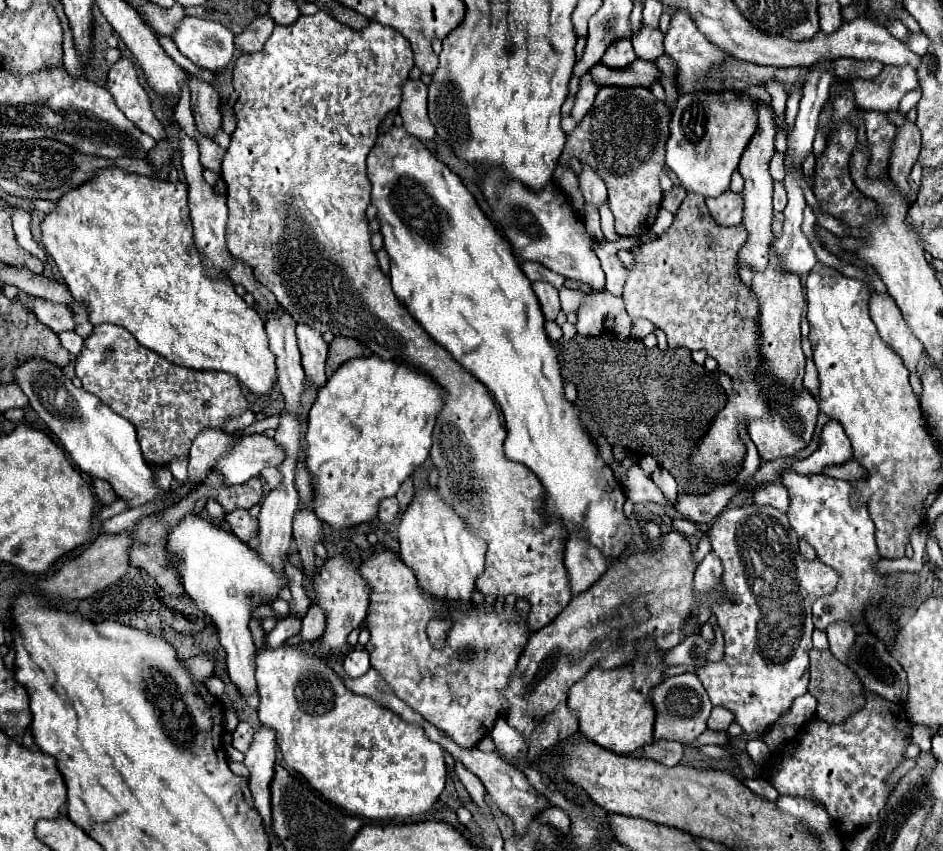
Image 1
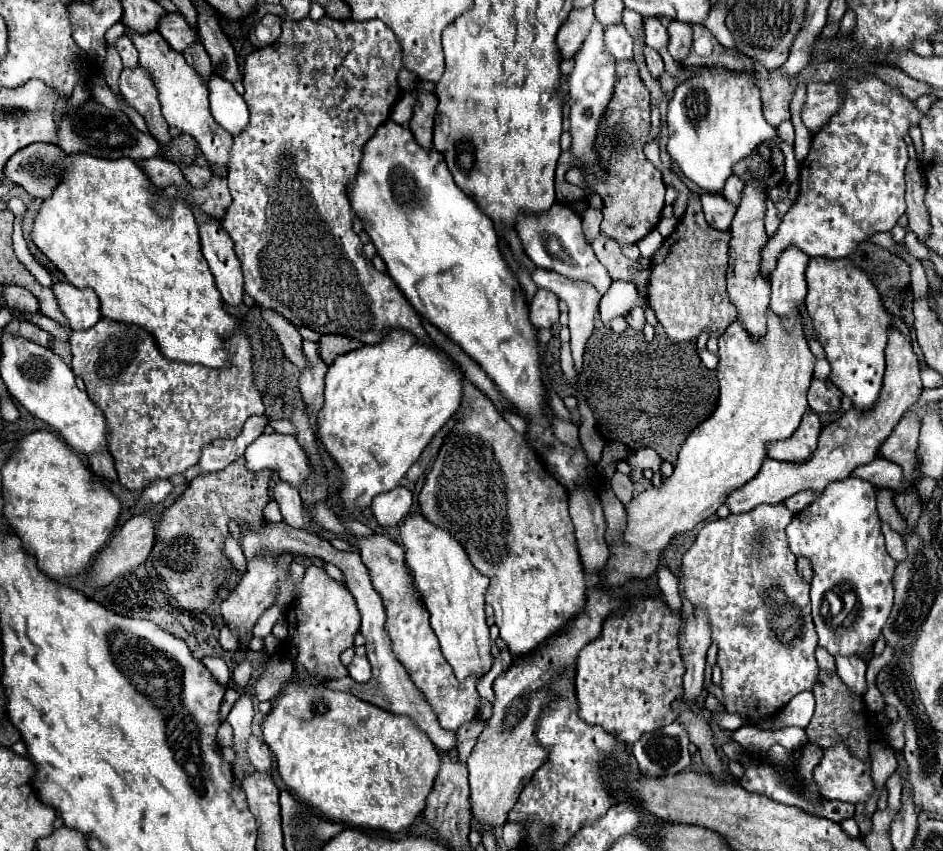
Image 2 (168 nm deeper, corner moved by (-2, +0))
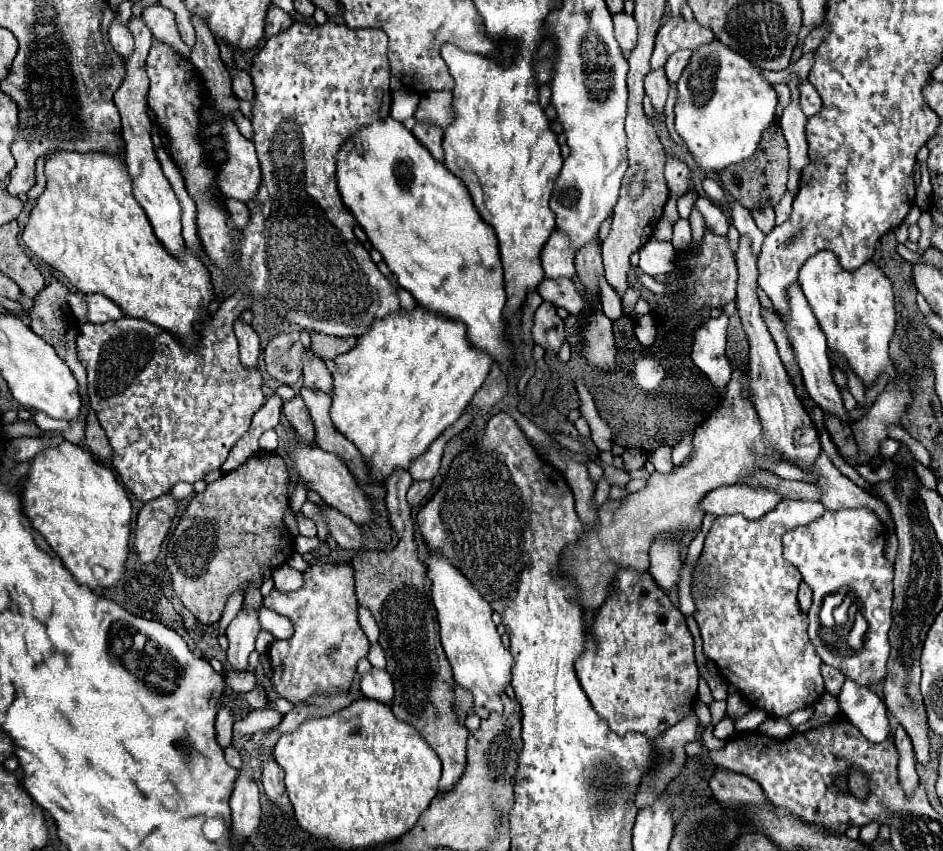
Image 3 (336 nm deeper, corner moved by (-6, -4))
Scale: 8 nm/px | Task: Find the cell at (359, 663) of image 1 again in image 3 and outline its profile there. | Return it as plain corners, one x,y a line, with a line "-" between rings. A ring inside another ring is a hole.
370,669
360,681
362,695
368,699
376,699
380,703
390,705
394,697
394,685
386,669

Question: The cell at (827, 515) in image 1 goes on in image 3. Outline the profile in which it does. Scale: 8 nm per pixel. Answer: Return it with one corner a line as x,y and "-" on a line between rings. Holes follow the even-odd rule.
840,509
826,511
818,521
802,527
794,527
784,533
784,559
790,561
802,575
802,581
812,589
812,607
808,611
808,637
814,643
820,659
842,671
848,679
858,685
876,685
886,677
886,661
890,655
888,631
892,625
892,577
894,567
884,557
886,531
882,521
866,509
-
846,587
856,595
860,611
868,621
868,633
864,637
864,647
858,653
842,655
834,653
826,647
820,637
820,621
818,611
822,607
822,599
830,593
838,593

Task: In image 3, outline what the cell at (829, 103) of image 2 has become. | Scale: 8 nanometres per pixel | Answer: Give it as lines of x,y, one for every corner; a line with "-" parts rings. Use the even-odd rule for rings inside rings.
802,81
798,85
798,91
800,91
800,109
804,111
806,117
812,117
816,115
820,109
822,109
822,99
820,95
814,91
814,87
808,83
808,81

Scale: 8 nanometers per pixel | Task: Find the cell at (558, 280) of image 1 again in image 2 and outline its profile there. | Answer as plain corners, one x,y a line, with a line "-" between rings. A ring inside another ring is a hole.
534,269
532,279
538,287
556,293
558,299
568,303
568,307
570,307
568,327
570,327
570,337
572,337
570,345
572,345
572,355
574,355
574,367
576,367
576,371
580,371
584,345
594,331
602,295
594,289
594,285
572,281
564,275
558,275
548,269

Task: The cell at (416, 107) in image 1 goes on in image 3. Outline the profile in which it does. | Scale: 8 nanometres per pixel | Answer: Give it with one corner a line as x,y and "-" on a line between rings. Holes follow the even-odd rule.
416,123
414,129
412,129
414,137
432,153
432,157
436,161
444,161
444,149
442,149
442,137
444,137
444,131
436,125
430,125
430,123

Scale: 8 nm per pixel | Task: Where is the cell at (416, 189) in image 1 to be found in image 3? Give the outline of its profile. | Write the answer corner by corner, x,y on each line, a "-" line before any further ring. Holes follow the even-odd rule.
392,117
378,119
368,127
362,127
342,145
336,161
336,177
344,205
366,231
374,249
382,253
384,263
396,275
398,285
410,291
418,305
466,323
470,343
490,353
494,361
498,361
506,373
510,373
512,349
504,339
502,309
506,305
506,293
498,239
494,229
490,229
490,225
478,215
462,179
438,163
430,151
426,151
426,147
414,139
414,135

